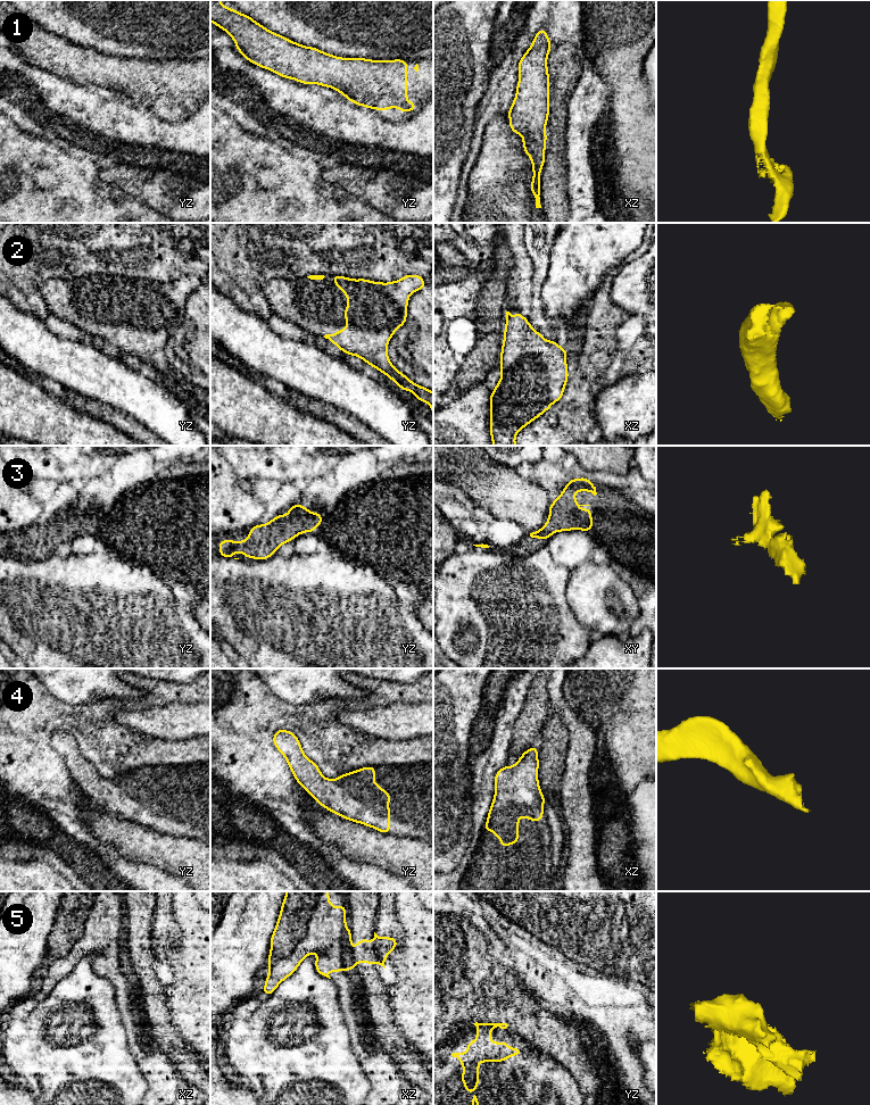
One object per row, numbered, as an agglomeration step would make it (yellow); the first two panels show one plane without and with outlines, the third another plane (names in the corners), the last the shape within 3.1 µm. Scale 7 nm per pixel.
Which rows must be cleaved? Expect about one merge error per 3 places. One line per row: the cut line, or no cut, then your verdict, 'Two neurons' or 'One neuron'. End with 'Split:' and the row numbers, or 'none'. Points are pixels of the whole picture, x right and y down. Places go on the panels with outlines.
1: No split. One neuron
2: No split. One neuron
3: No split. One neuron
4: No split. One neuron
5: Split along xz (373, 940), (373, 946), (376, 950). Two neurons
Split: 5

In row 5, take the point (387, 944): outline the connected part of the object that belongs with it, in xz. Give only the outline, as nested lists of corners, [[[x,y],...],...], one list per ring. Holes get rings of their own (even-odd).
[[[374,932],[374,947],[375,950],[380,954],[380,961],[379,965],[384,966],[384,961],[388,958],[388,953],[392,953],[393,948],[398,945],[397,939],[390,938],[390,937],[384,937],[380,938],[375,932]]]

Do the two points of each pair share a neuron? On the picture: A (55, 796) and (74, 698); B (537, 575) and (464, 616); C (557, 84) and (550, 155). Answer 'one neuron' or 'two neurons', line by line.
A: two neurons
B: one neuron
C: one neuron

